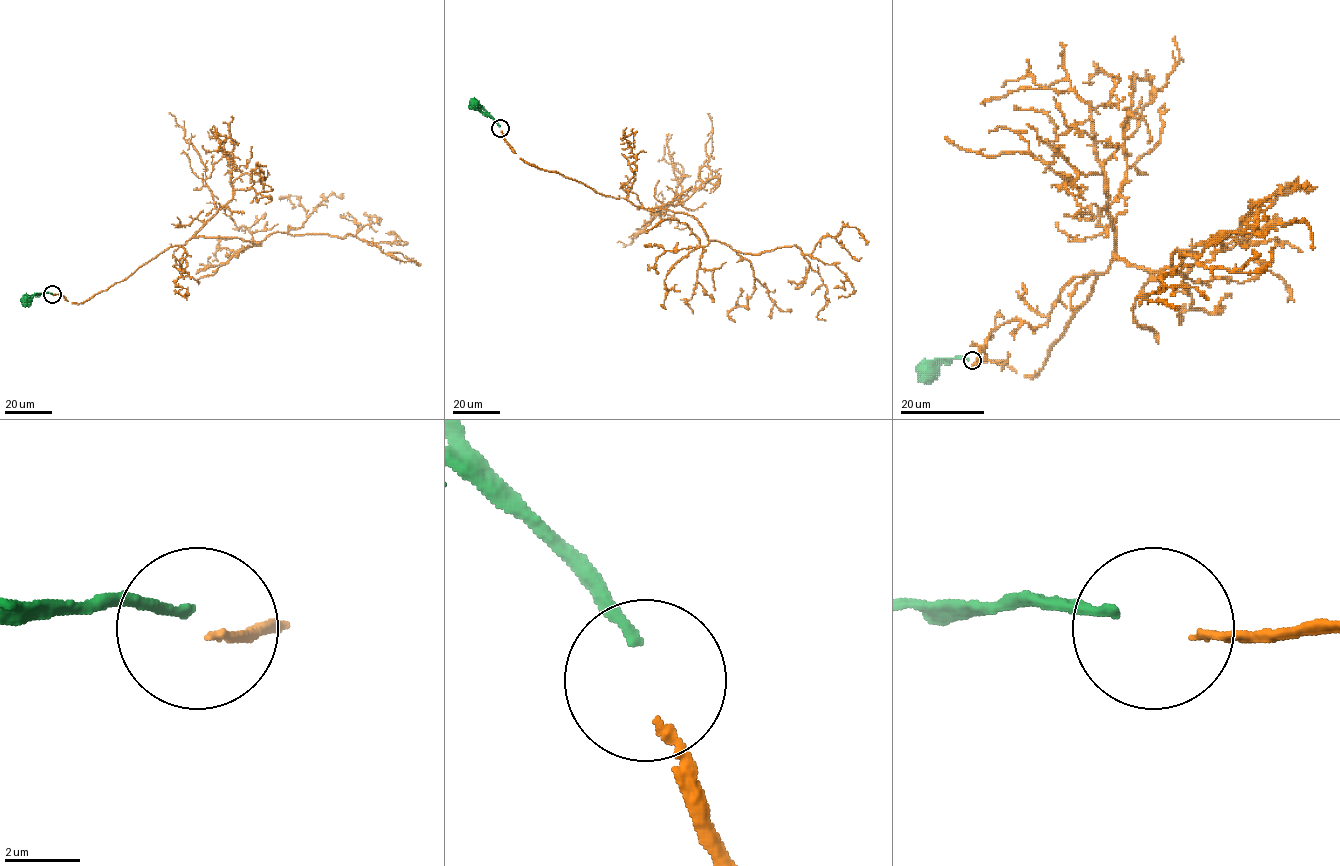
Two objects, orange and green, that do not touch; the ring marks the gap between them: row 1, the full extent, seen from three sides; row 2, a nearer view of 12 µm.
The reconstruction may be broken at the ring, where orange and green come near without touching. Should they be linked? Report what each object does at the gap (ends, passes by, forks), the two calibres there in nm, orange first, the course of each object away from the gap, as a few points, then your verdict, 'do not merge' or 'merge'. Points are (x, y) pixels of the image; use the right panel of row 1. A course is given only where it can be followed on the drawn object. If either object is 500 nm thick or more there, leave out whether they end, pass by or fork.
orange ends; green ends; calibres 200 and 280 nm; course orange (976, 362), (1034, 376), (1114, 258), (1168, 269), (1177, 250), (1198, 256), (1232, 232), (1302, 222), (1313, 247); course green (967, 360), (939, 358), (925, 374); merge

